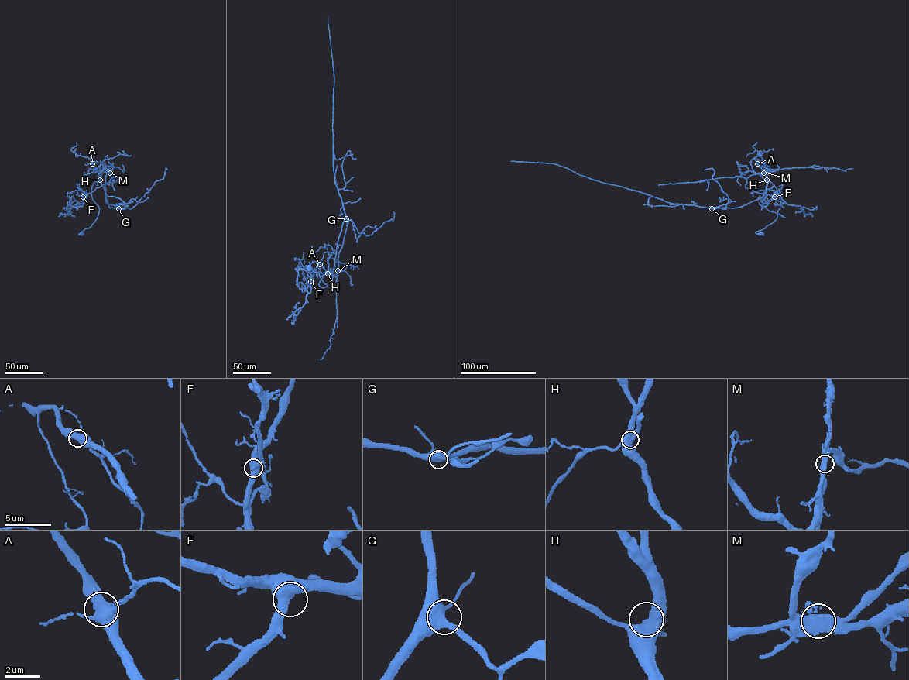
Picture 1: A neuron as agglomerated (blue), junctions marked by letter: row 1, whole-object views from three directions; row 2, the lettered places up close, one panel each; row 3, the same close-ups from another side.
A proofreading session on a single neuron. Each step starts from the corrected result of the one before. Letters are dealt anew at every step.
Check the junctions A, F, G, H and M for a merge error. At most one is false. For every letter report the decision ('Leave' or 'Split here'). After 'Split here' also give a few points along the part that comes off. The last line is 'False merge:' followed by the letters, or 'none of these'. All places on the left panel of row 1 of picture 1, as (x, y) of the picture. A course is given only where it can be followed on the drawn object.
A: Leave
F: Leave
G: Leave
H: Leave
M: Split here. Course of the part to remove: (110, 173), (111, 178), (107, 183), (83, 196), (82, 203), (60, 215)
False merge: M

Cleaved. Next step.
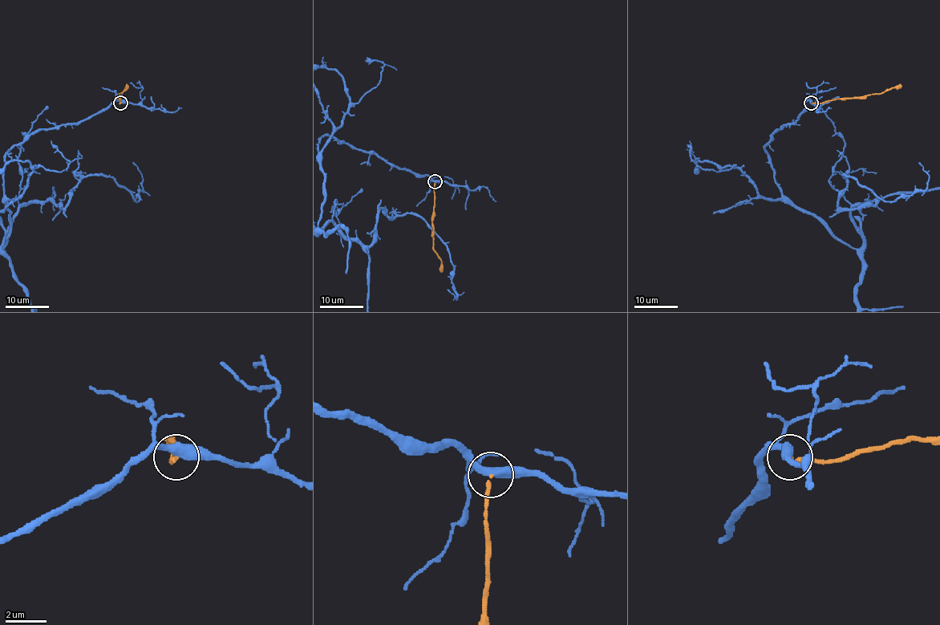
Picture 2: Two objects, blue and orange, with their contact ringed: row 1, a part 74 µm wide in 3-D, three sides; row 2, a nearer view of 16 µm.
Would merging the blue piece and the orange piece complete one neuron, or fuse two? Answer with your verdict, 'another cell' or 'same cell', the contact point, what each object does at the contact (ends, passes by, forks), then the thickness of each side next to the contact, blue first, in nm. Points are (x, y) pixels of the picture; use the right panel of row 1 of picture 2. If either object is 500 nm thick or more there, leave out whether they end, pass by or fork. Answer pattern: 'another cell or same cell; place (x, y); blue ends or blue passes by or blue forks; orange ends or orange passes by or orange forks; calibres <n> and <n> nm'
another cell; place (811, 103); blue passes by; orange ends; calibres 440 and 160 nm

